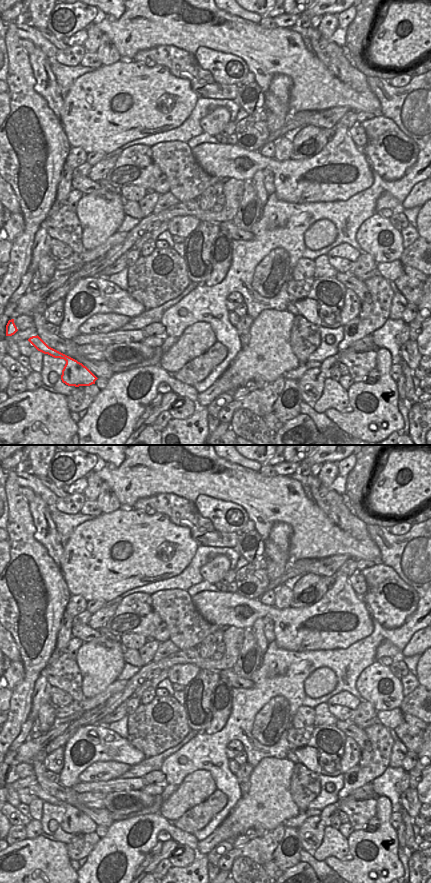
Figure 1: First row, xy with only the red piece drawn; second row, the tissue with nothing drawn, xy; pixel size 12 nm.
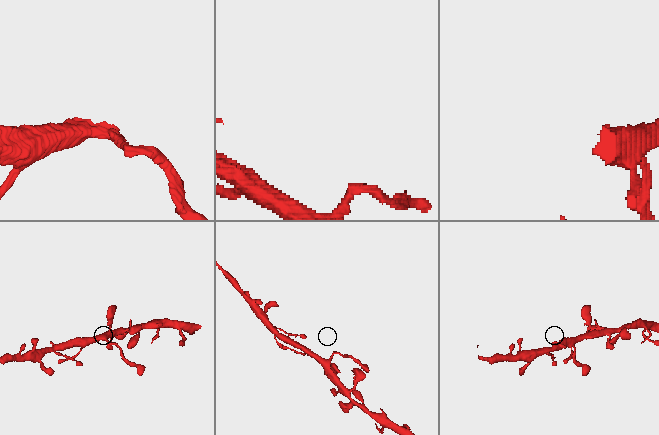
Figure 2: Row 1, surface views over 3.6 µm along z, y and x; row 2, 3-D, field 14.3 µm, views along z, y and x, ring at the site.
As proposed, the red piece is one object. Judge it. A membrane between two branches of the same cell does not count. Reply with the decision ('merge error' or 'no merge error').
no merge error

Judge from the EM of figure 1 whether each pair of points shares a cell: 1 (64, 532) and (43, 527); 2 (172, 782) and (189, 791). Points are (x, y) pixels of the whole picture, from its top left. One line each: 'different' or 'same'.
1: different
2: different

